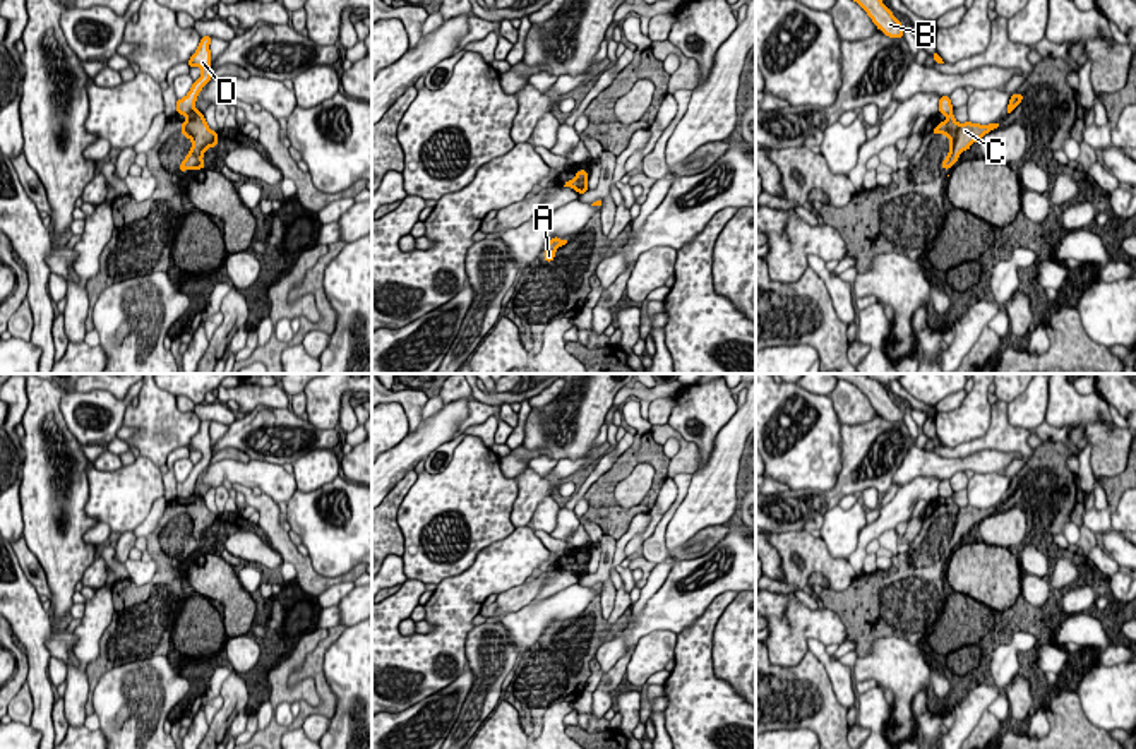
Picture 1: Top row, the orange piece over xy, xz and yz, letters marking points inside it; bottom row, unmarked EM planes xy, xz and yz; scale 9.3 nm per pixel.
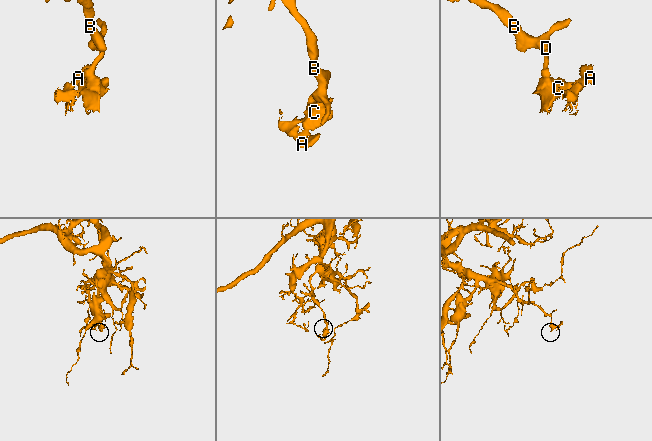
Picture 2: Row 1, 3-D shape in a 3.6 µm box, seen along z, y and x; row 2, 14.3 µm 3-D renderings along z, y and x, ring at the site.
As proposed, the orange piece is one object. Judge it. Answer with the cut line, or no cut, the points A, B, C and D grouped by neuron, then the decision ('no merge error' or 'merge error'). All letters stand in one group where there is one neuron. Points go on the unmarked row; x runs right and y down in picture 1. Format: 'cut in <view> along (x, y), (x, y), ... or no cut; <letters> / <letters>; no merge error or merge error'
cut in xy along (194, 492), (185, 499); A C / B D; merge error

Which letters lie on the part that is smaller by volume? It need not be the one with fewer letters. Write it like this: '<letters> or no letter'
A, C

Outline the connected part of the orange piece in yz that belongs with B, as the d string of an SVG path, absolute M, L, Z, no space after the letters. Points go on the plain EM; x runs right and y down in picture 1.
M833 374L838 380L845 379L855 384L872 403L872 406L889 422L903 422L903 410L879 380L867 374Z

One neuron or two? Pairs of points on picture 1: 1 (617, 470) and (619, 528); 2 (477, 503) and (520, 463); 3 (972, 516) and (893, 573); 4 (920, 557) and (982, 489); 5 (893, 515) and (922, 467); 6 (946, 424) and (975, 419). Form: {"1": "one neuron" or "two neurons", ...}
{"1": "one neuron", "2": "two neurons", "3": "one neuron", "4": "two neurons", "5": "two neurons", "6": "one neuron"}

